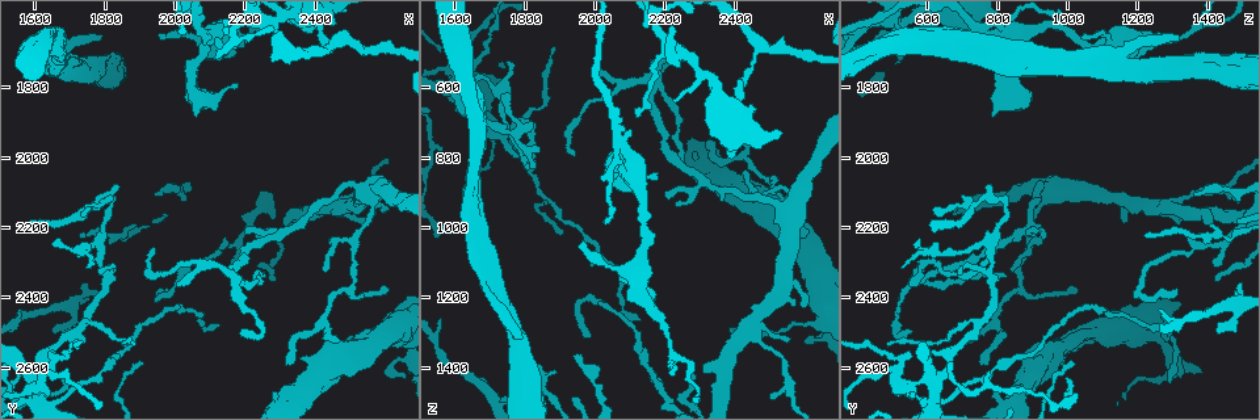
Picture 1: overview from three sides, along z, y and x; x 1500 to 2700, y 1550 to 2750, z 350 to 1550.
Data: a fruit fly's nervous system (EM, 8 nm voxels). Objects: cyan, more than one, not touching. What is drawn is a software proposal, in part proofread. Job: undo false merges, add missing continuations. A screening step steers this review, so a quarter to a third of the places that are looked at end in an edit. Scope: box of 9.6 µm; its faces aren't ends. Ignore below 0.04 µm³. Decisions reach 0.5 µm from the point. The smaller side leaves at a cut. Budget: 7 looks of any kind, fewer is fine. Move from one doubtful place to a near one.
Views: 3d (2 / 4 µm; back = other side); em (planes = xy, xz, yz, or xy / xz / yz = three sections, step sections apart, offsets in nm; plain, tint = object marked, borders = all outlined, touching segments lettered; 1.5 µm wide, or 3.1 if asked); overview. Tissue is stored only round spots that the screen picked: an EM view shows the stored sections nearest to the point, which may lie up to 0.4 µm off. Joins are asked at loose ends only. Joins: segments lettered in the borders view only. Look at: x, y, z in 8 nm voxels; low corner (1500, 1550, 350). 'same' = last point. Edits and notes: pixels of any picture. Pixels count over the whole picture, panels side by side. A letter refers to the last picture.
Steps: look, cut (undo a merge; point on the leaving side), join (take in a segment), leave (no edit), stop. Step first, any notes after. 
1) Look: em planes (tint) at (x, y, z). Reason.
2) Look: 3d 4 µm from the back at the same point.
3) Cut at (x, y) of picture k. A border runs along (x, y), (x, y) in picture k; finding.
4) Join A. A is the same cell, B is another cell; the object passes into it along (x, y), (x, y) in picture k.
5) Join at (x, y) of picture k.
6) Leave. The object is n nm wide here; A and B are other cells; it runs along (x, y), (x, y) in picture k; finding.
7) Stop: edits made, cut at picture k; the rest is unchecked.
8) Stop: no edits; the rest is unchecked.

Look: 3d 2 µm at (2330, 2590, 750). An open end.

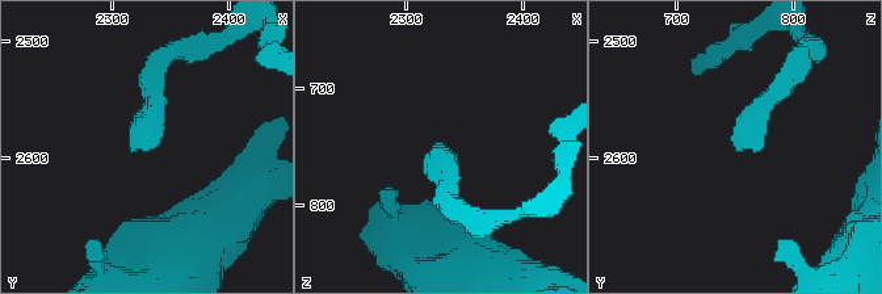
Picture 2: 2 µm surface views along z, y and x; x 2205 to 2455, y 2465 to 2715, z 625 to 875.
Look: em planes (borders) at (2320, 2592, 760). Now the EM.

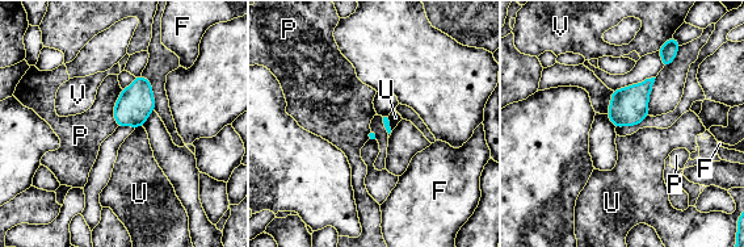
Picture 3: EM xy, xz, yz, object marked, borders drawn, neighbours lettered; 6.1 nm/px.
Leave. F, P, U and V are other cells; a border runs along (122, 89), (114, 105), (117, 125) in picture 3; none of them fits.

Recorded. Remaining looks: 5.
Look: em planes (tint) at (1780, 2260, 780). Arms part here.

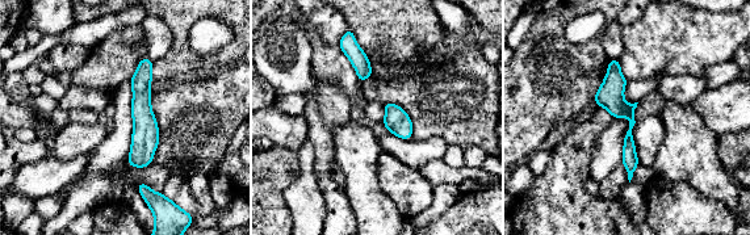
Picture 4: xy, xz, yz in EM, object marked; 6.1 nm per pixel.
Look: em planes (borders) at the same point.

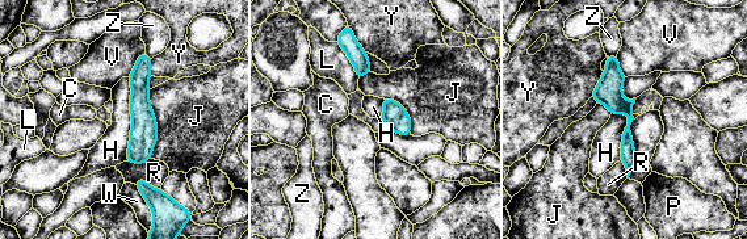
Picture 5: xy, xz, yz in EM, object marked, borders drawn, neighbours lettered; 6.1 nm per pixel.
Leave. The longest contact is with H, 500 nm; C, H, J, L, P, R, V, W, Y and Z are other cells; a border runs along (129, 78), (131, 130), (125, 160) in picture 5; all the same neuron.

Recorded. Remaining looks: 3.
Look: 3d 4 µm at (2230, 2340, 830). Tapers out.

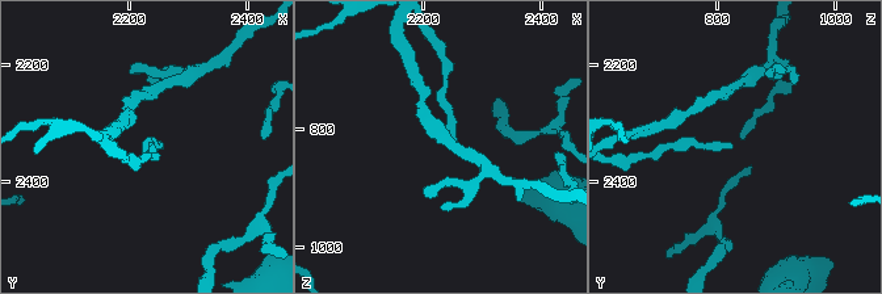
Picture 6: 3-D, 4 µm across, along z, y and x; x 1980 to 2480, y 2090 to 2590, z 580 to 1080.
Look: em planes (borders) at (2240, 2340, 825). Now the EM.

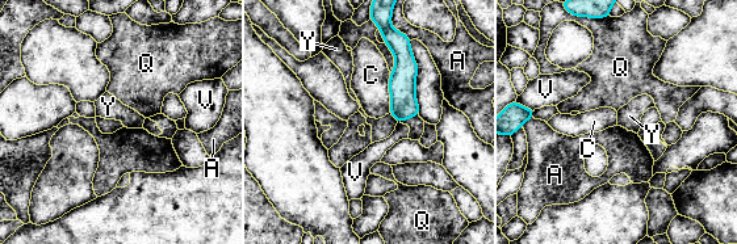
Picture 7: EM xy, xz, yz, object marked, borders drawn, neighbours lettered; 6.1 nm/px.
Leave. The longest contact is with C, 240 nm; A, C, Q, V and Y are other cells; it runs along (389, 38), (402, 51), (400, 118) in picture 7; none of them fits.

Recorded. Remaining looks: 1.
Stop: no edits; the rest is unchecked.

